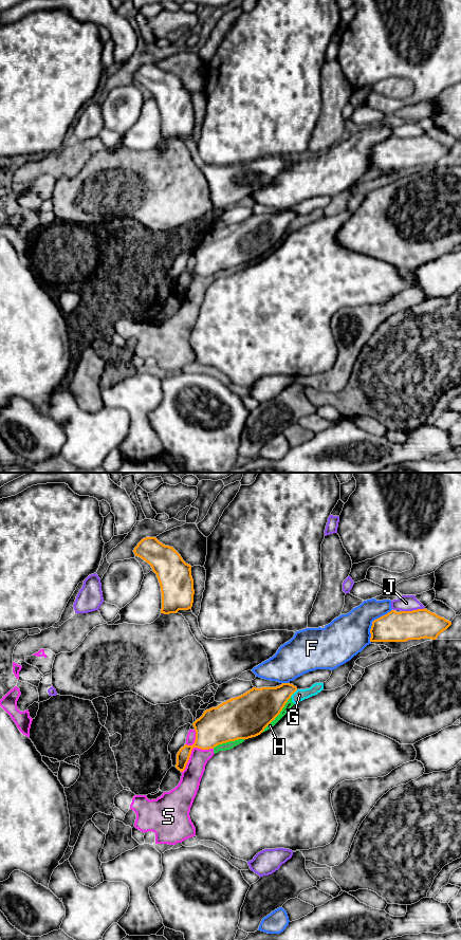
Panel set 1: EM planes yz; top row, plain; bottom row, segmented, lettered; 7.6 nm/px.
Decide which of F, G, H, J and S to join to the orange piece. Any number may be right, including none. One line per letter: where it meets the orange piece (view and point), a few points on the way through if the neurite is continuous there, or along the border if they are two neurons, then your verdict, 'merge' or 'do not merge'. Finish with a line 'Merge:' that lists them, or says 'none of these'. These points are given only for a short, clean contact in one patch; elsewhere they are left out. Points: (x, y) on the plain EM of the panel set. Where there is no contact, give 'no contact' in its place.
F: meets orange in yz at (372, 149); do not merge
G: meets orange in yz at (293, 219); do not merge
H: meets orange in yz at (276, 242); do not merge
J: meets orange in yz at (412, 136); do not merge
S: meets orange in yz at (191, 276); do not merge
Merge: none of these

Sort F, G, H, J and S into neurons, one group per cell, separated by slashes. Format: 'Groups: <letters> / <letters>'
Groups: F / G H S / J

